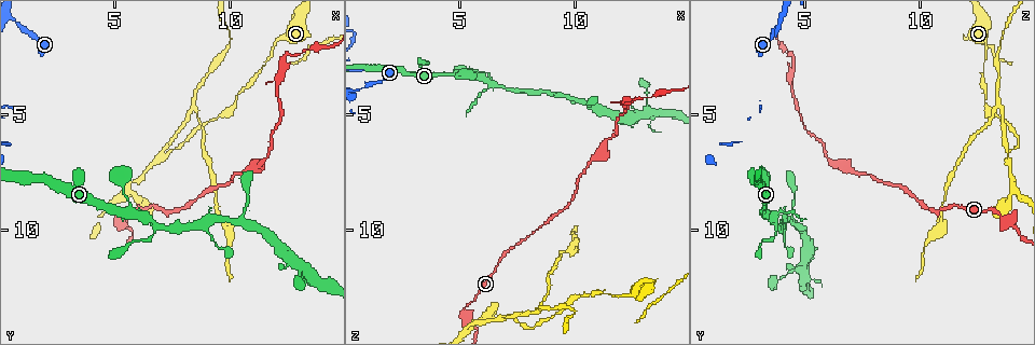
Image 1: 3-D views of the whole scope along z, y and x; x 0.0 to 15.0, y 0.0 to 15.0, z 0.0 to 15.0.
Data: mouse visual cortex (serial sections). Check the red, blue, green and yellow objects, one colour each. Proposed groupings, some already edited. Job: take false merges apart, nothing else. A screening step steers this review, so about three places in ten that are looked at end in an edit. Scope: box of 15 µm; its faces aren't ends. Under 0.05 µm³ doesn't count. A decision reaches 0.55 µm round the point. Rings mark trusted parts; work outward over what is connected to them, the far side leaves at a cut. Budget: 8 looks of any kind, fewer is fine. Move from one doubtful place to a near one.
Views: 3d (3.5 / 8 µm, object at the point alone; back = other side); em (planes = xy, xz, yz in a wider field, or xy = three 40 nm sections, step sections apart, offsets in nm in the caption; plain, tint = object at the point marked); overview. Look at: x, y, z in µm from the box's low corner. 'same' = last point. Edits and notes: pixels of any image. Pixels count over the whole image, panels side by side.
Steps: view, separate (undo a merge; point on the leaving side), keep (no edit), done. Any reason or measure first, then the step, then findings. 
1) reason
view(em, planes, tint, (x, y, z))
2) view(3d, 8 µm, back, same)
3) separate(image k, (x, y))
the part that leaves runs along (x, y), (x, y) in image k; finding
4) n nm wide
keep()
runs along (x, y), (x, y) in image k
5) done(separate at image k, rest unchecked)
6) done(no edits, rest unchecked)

thin neck
view(3d, 8 µm, (6.8, 9.8, 3.8))

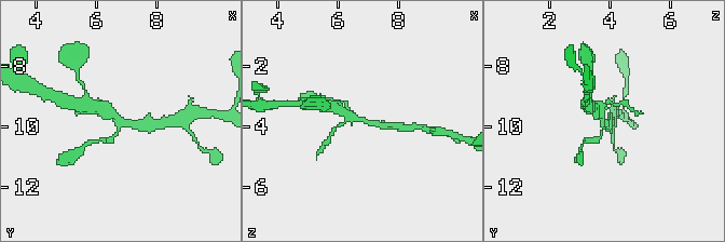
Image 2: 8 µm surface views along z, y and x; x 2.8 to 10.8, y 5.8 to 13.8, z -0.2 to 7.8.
3 arms; arms of 150, 250, 350 nm
view(em, xy, step 1, tint, (6.8, 9.9, 3.7))

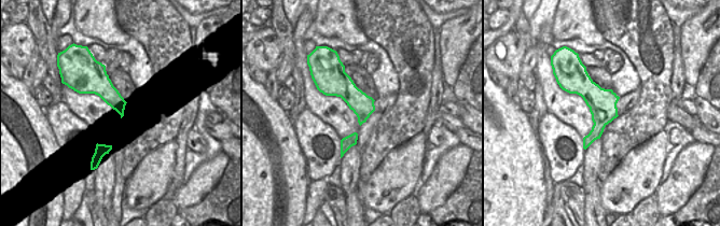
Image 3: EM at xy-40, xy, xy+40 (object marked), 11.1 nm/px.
keep()
runs along (582, 71), (598, 100), (585, 144) in image 3; one cell here

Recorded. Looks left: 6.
abrupt turn
view(3d, 8 µm, (12.5, 2.5, 4.6))

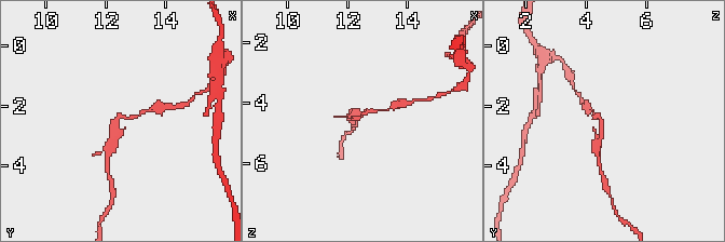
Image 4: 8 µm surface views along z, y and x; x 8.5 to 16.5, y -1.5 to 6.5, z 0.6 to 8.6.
arms of 100, 200 nm
view(em, xy, step 3, tint, (12.4, 2.5, 4.5))

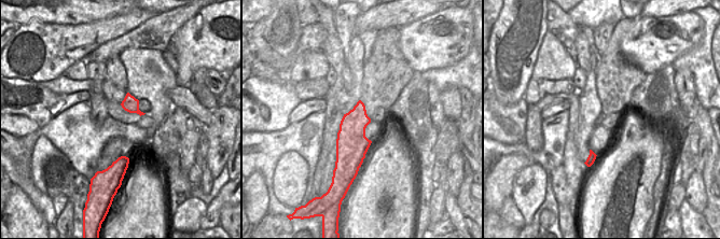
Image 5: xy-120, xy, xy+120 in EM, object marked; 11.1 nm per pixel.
separate(image 4, (587, 107))
two cells meet here

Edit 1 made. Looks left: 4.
two arms in line, one across
view(3d, 3.5 µm, (7.1, 6.8, 13.8))

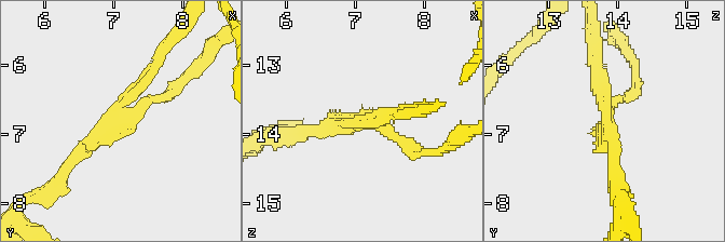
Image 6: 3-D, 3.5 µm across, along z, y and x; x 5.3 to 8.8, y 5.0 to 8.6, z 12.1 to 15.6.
3 arms; arms of 150, 150, 200 nm
view(em, xy, step 1, tint, (7.15, 6.70, 13.85))

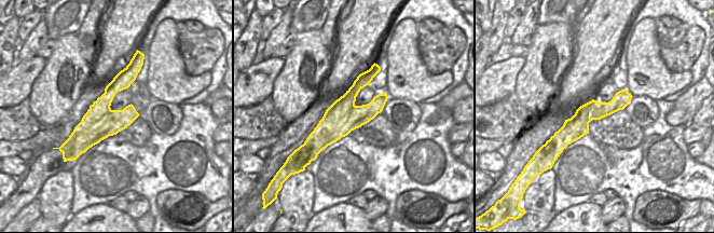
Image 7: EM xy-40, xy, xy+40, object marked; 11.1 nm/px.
separate(image 6, (613, 146))
the part that leaves runs along (607, 110), (597, 86), (591, 30) in image 6; a second cell is stuck on

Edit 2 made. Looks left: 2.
done(separate at image 4, separate at image 6, rest unchecked)

